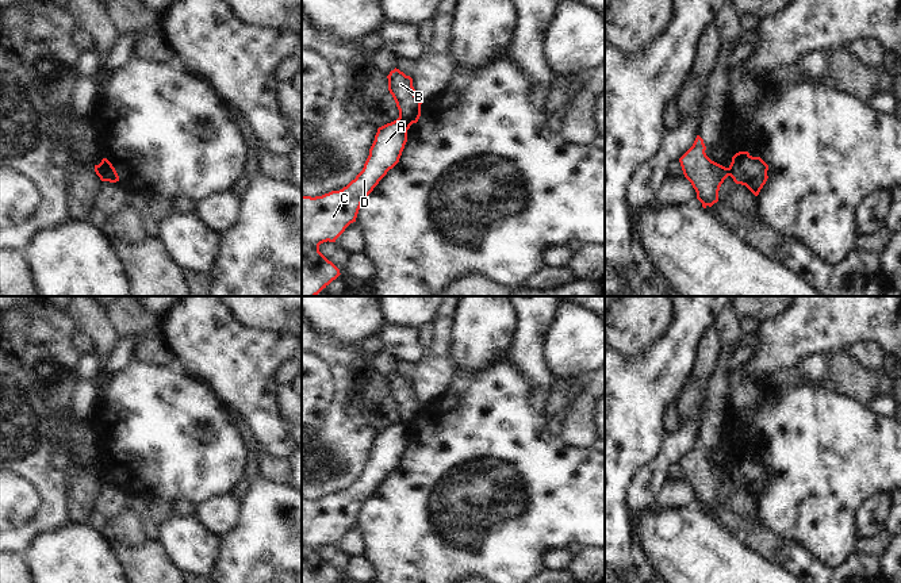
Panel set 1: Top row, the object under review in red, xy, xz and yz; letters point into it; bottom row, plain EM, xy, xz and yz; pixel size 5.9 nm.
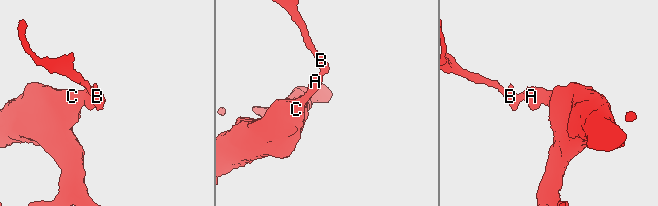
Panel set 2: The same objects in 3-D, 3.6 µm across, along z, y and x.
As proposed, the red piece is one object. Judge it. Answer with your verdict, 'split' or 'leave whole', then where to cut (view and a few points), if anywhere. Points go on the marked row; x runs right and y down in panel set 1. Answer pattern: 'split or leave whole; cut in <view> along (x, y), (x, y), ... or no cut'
split; cut in xz along (399, 117), (411, 123)

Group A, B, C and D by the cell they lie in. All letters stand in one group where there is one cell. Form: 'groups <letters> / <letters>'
groups A C D / B

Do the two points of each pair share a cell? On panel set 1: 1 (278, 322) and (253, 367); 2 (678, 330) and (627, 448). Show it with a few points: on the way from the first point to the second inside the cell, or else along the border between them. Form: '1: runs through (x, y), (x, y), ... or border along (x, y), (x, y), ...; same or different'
1: border along (241, 322), (259, 330), (287, 334); different
2: runs through (670, 360), (627, 403), (627, 418); same

